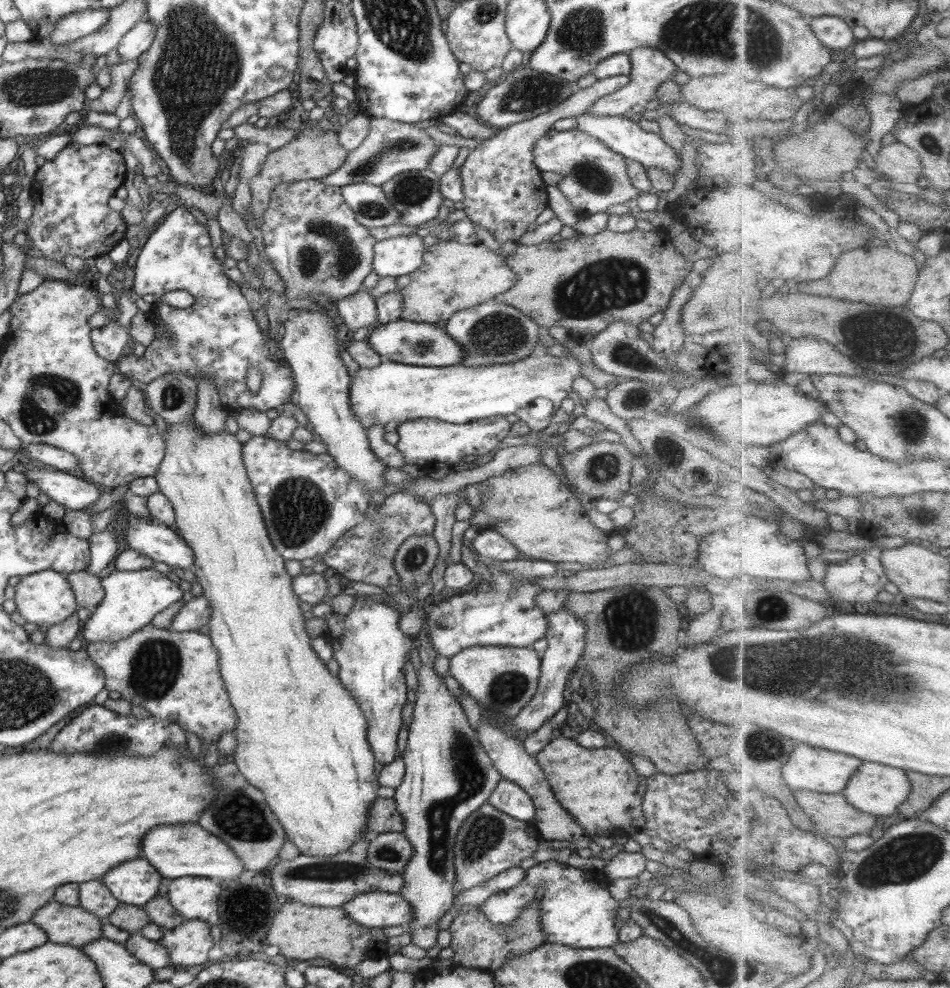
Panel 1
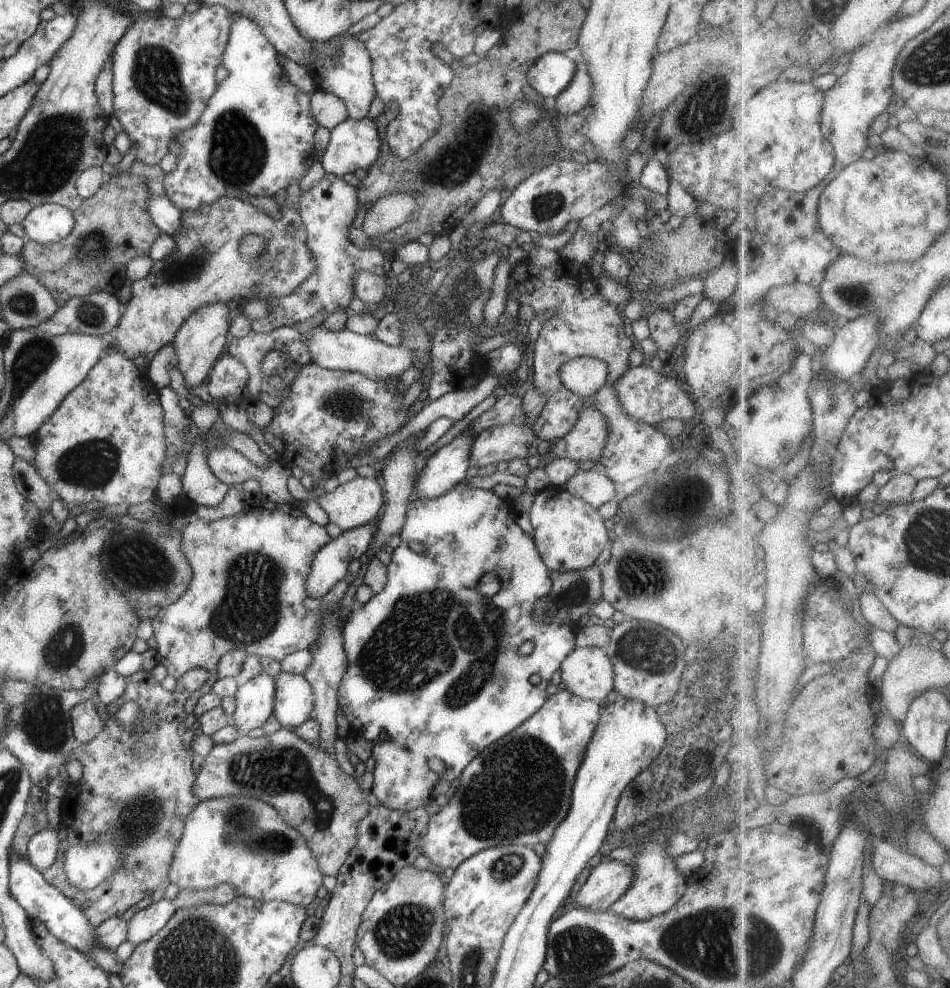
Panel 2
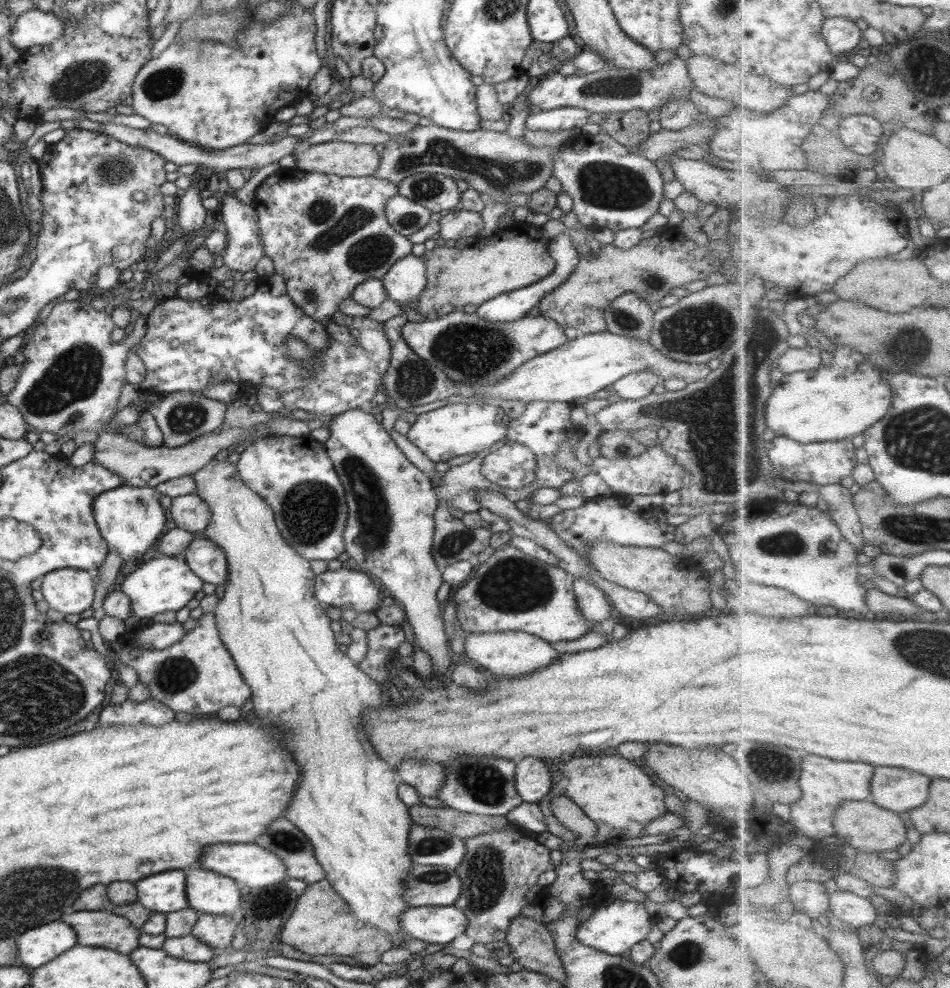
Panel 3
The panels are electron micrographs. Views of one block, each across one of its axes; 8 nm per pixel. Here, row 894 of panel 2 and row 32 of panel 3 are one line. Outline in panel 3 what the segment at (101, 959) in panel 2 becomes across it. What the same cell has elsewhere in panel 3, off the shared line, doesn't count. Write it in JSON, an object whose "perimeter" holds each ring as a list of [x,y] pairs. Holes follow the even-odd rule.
{"perimeter":[[[30,9],[12,21],[10,42],[14,48],[26,49],[52,44],[64,35],[65,22],[54,12]]]}

